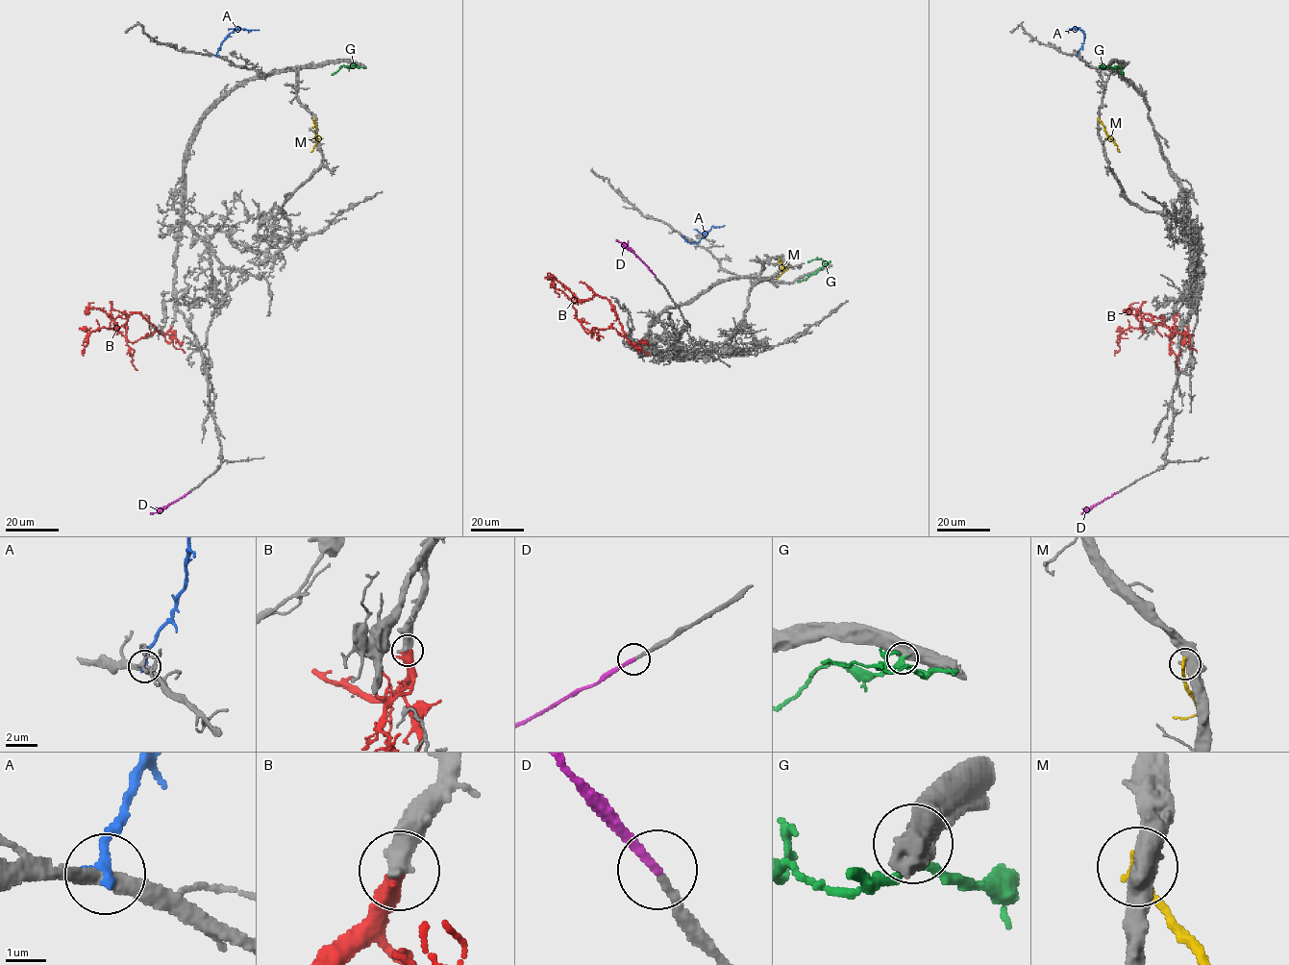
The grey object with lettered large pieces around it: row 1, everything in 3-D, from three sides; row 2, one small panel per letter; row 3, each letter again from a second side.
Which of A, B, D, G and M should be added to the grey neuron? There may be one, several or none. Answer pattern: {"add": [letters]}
{"add": ["B", "D", "G"]}

